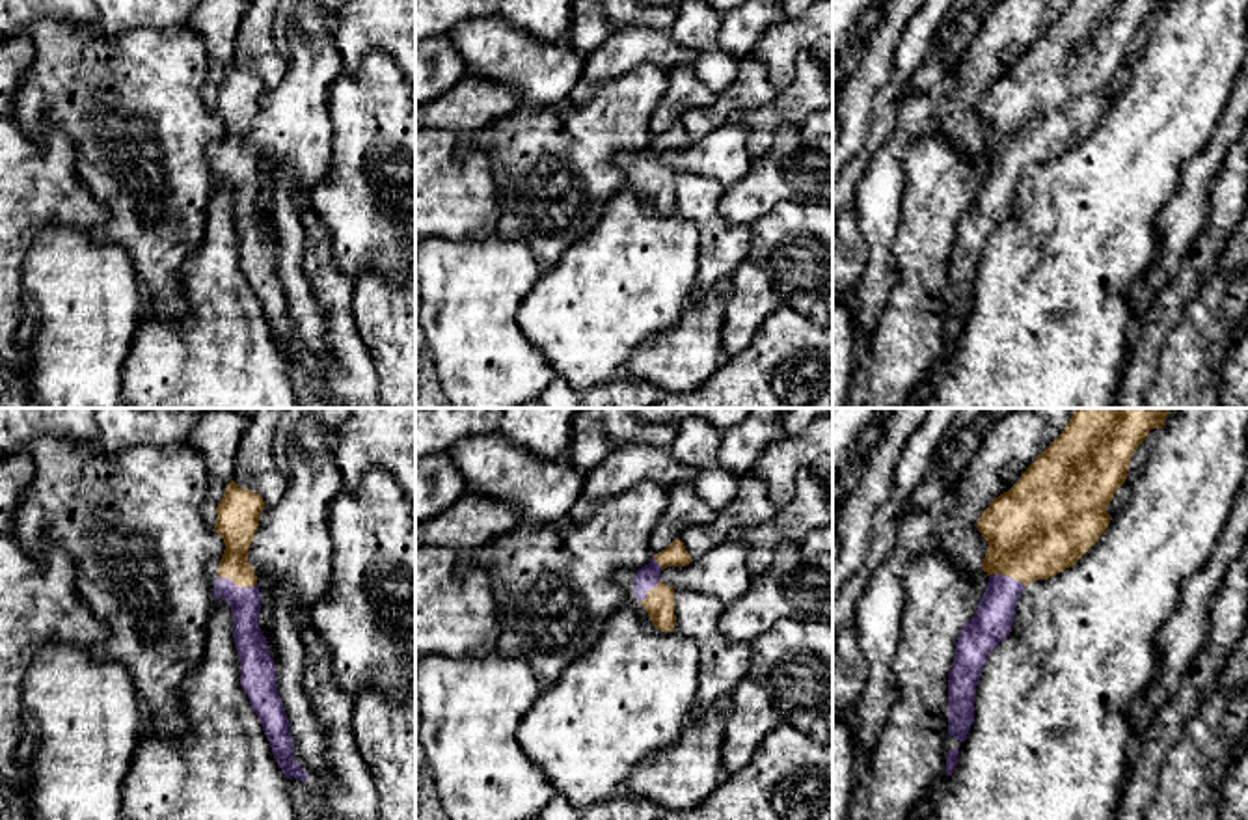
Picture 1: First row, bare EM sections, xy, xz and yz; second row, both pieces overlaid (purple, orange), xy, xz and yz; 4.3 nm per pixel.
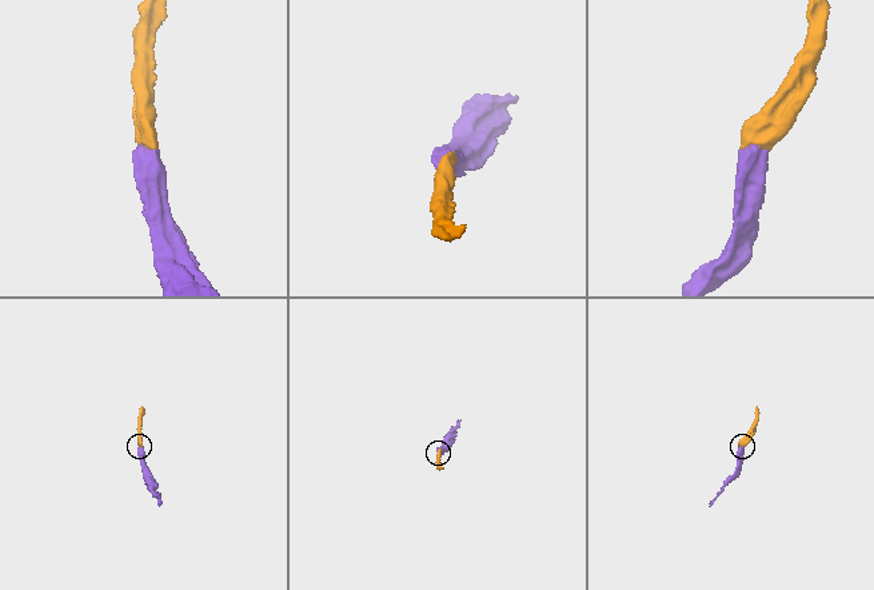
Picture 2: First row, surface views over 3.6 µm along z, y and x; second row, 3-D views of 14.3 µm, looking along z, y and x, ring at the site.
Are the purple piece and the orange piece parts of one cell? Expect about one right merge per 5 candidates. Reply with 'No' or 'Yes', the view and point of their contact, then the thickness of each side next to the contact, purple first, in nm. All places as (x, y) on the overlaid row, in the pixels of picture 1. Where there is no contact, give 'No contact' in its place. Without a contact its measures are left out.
Yes. Touches purple at xy (235, 586). Thickness 140 nm (purple) against 160 nm

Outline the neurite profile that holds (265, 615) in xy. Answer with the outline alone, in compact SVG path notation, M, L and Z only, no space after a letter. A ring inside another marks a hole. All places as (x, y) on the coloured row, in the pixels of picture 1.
M259 580L257 585L259 585L259 594L261 594L259 628L263 636L266 637L270 658L276 660L276 647L272 643L272 609L270 609L272 598L268 593L268 581Z

